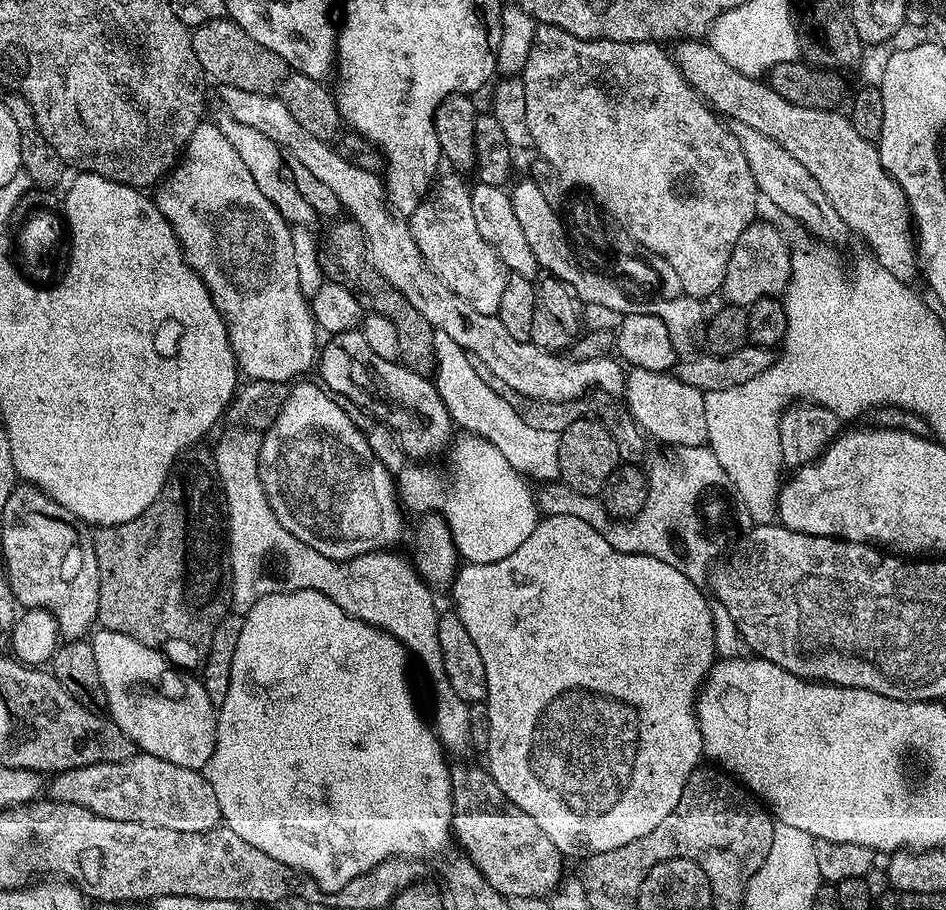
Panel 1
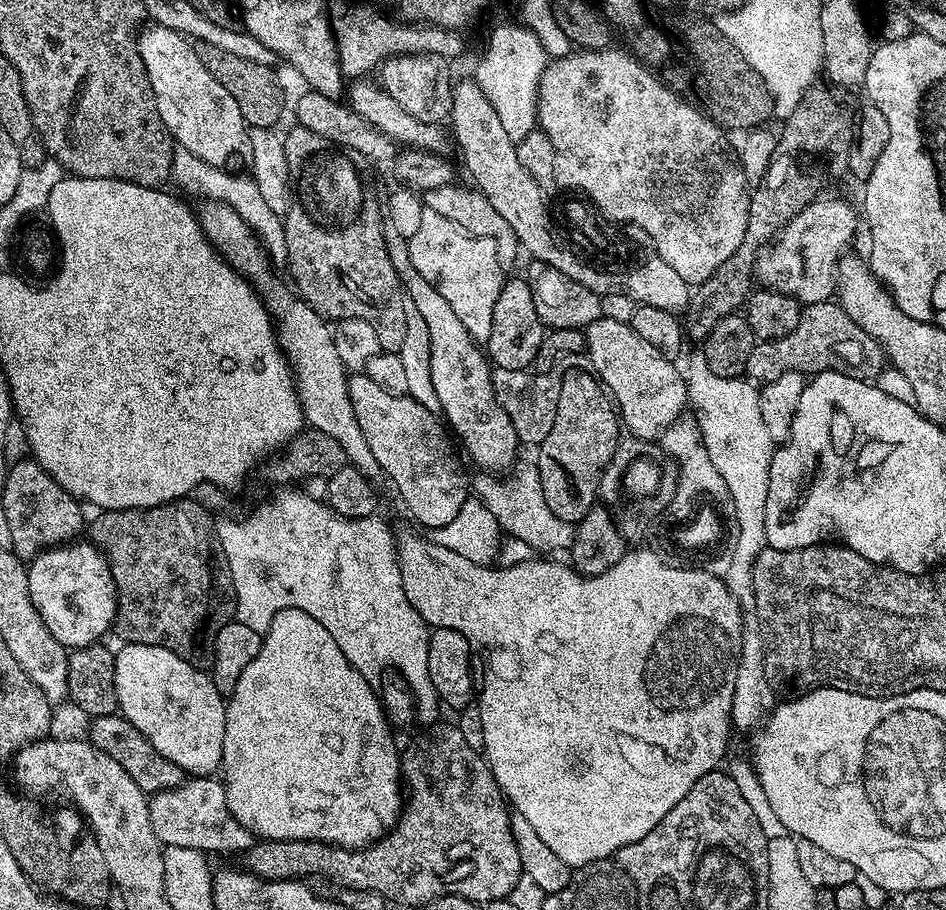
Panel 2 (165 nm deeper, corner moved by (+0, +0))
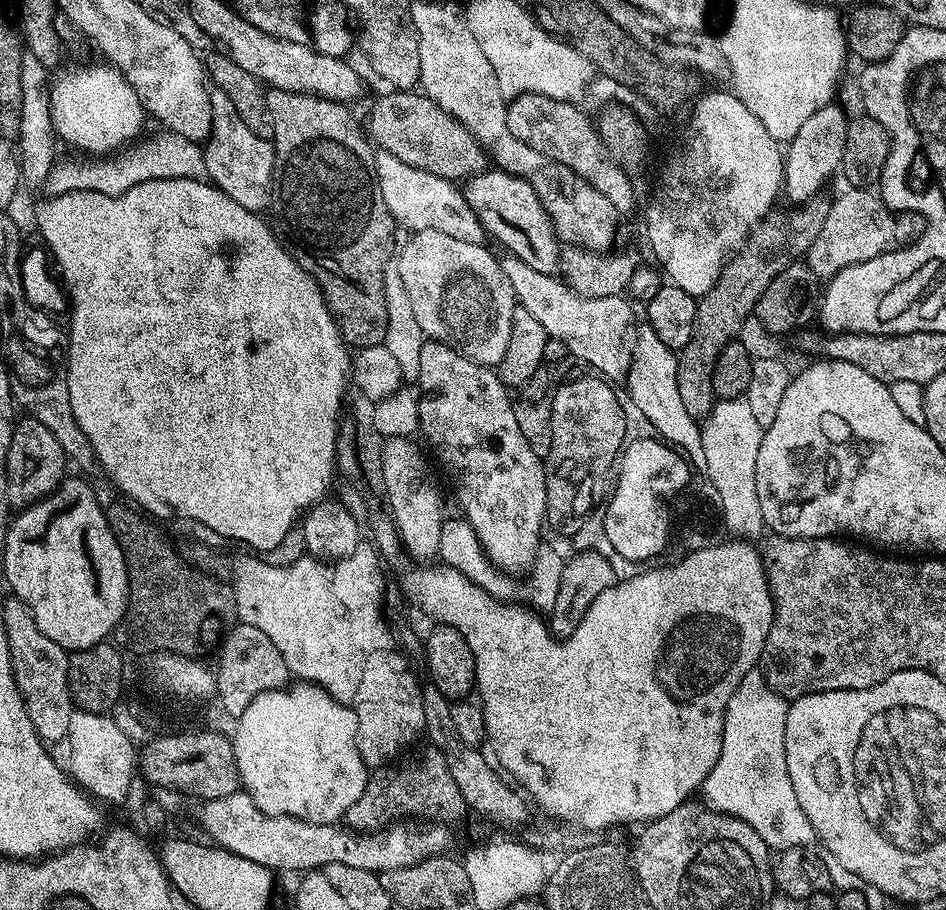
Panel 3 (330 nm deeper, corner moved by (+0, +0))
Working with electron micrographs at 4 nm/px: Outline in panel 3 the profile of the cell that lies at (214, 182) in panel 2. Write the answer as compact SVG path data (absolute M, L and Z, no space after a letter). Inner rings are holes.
M160 130L160 133L139 142L111 154L78 152L76 156L61 157L55 161L48 176L49 191L58 194L86 189L88 192L116 197L146 181L204 180L208 175L205 149L195 140Z

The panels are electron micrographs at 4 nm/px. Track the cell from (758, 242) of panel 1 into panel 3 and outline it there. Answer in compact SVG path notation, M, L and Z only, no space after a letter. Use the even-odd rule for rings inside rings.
M845 187L840 197L835 197L830 206L830 214L826 214L826 222L818 234L816 241L806 253L807 263L820 278L831 278L851 264L861 264L884 252L894 252L912 243L924 232L924 220L914 212L893 212L875 191L868 188Z

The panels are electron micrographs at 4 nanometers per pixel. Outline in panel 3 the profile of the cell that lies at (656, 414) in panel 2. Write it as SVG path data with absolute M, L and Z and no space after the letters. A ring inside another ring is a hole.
M511 254L505 257L502 260L504 276L510 278L510 286L514 286L517 305L530 310L530 315L537 322L542 322L549 337L563 342L571 355L573 352L578 359L585 360L592 367L589 369L595 370L609 381L623 381L632 369L634 327L632 328L631 306L633 305L623 295L606 298L580 297L564 283L563 279L534 270L526 266L526 262Z

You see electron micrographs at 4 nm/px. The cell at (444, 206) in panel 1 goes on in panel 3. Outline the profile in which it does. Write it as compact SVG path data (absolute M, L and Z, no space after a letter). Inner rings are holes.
M438 230L412 232L409 237L405 244L403 241L399 245L394 272L396 268L400 275L399 287L403 288L406 298L410 298L414 318L418 318L418 326L422 326L425 337L442 344L451 344L475 364L500 365L506 354L506 345L510 342L510 326L518 306L514 286L510 286L510 278L504 276L501 261L495 260L484 244L458 242L458 238L450 238L450 234L438 234Z

